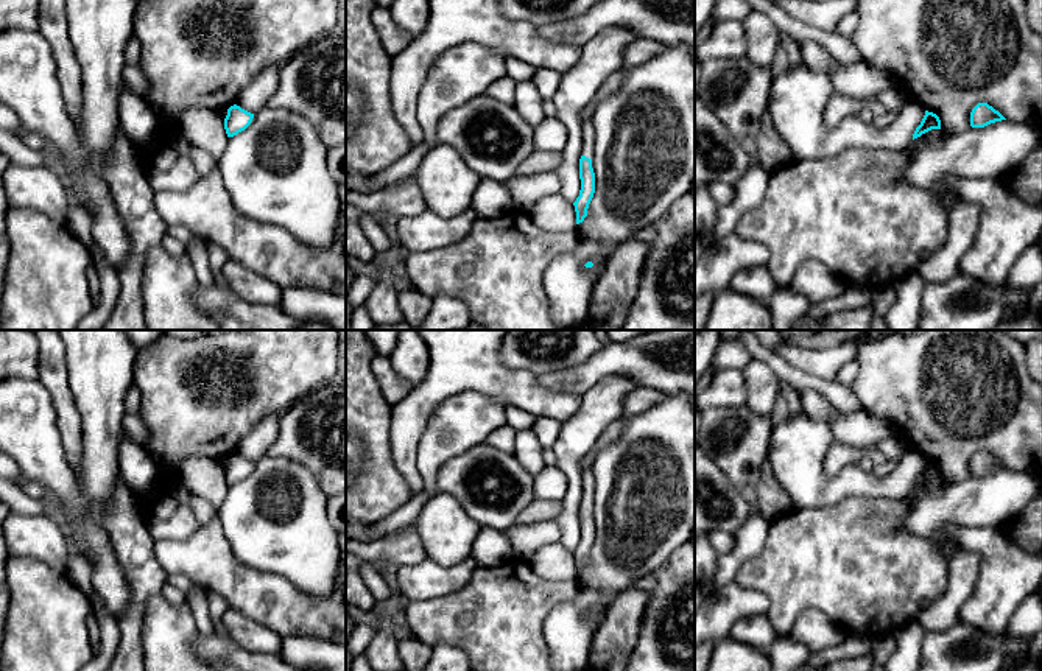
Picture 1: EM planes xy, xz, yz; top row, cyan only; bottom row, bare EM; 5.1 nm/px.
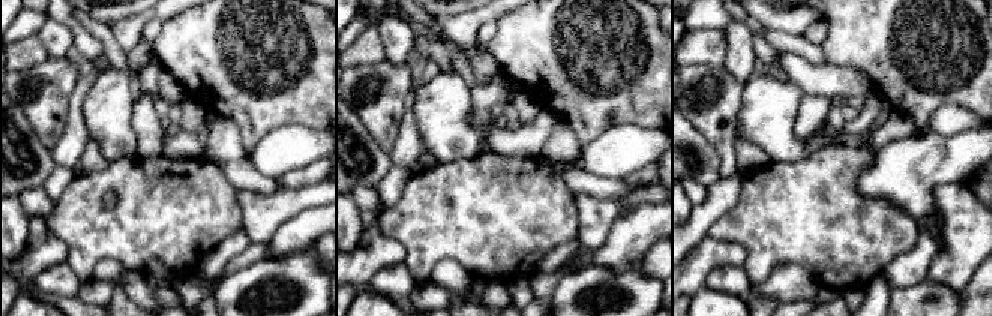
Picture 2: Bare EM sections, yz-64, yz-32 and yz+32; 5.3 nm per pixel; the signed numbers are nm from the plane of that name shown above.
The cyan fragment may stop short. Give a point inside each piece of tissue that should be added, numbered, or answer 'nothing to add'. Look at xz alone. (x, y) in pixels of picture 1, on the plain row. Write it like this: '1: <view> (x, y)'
1: xz (587, 477)

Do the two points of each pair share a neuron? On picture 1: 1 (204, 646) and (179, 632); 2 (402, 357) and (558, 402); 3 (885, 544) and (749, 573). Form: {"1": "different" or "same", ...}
{"1": "different", "2": "different", "3": "same"}

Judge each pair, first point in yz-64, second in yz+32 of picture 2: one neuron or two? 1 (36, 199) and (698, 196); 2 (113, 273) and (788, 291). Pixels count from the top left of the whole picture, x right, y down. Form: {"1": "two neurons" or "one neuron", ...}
{"1": "one neuron", "2": "one neuron"}

